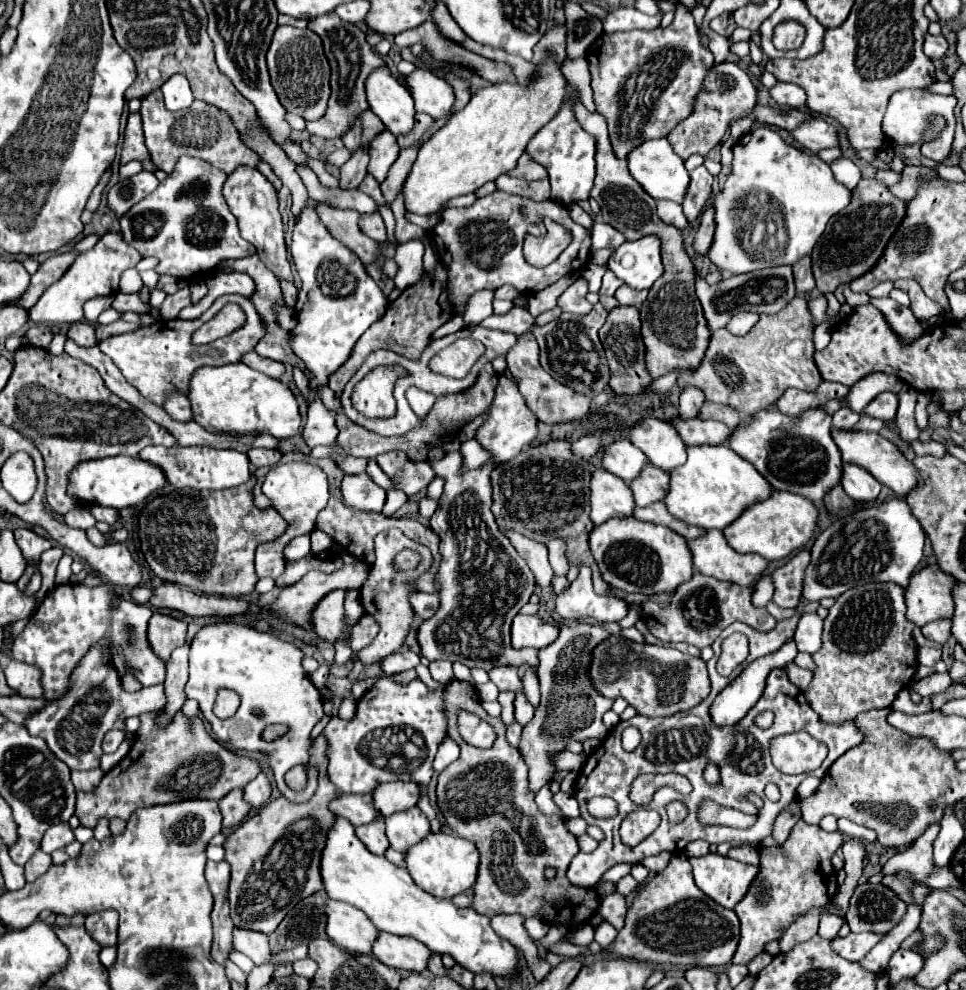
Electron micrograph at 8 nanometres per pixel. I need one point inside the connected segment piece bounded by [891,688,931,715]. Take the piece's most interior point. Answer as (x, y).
(902, 702)

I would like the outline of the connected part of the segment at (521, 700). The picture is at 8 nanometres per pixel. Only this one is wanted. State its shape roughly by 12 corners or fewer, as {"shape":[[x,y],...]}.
{"shape":[[523,692],[515,696],[515,718],[521,726],[529,724],[535,708]]}

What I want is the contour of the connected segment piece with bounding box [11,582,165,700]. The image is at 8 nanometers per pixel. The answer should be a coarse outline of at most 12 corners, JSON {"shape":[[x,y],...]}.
{"shape":[[109,582],[45,596],[11,656],[39,666],[43,696],[67,690],[103,638],[143,686],[165,680],[149,606]]}

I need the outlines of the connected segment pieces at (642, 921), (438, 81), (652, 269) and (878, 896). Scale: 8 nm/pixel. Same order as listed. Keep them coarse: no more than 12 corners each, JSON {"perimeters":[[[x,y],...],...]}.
{"perimeters":[[[685,852],[643,884],[615,954],[717,968],[739,918],[697,890]],[[417,68],[405,76],[417,112],[451,116],[447,80]],[[661,240],[625,242],[609,268],[633,290],[663,274]],[[861,882],[845,920],[851,932],[885,934],[907,904]]]}

